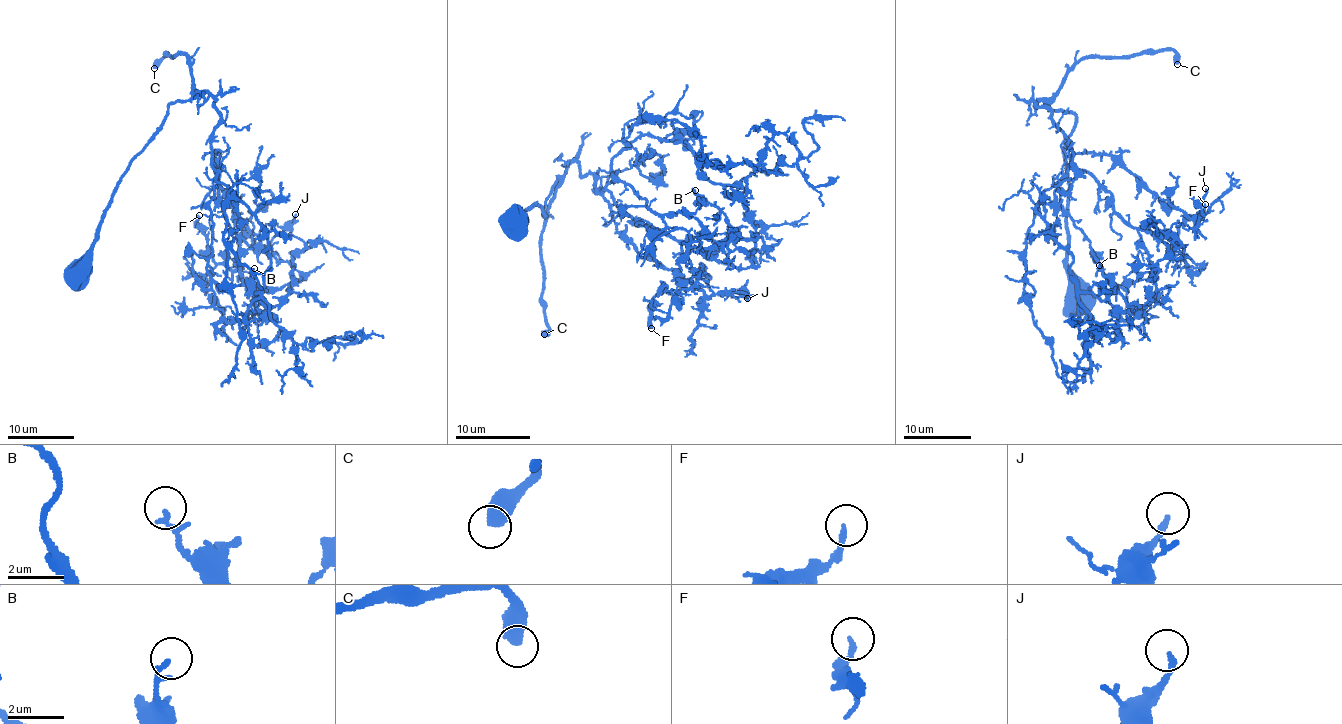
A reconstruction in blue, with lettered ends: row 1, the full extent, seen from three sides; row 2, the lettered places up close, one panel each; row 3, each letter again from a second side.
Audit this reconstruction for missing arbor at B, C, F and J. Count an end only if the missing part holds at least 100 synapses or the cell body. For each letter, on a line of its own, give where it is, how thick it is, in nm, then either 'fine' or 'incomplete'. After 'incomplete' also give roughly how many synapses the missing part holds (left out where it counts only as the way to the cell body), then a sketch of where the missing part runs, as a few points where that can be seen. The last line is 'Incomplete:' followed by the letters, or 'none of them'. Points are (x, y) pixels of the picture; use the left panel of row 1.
B: place (254, 268); calibre 120 nm; fine
C: place (154, 68); calibre 500 nm; incomplete; 550 synapses
F: place (199, 215); calibre 170 nm; fine
J: place (295, 214); calibre 170 nm; fine
Incomplete: C

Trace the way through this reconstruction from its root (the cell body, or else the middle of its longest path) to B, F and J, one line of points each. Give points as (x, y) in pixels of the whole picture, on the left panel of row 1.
B: (75, 272), (117, 181), (167, 107), (205, 92), (219, 117), (212, 161), (221, 209), (260, 316), (254, 268)
F: (75, 272), (167, 107), (205, 92), (219, 117), (221, 209), (239, 236), (231, 271), (215, 262), (199, 215)
J: (75, 272), (167, 107), (205, 92), (219, 117), (217, 177), (253, 242), (286, 234), (295, 214)

